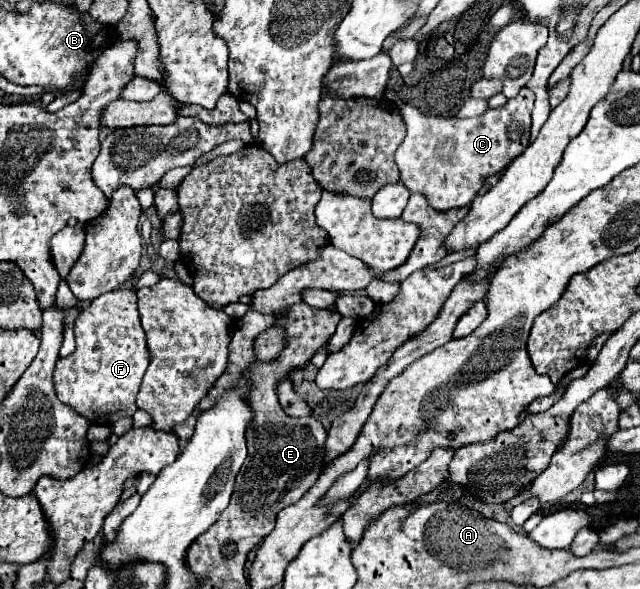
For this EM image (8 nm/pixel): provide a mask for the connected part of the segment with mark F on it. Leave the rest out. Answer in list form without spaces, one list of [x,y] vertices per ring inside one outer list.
[[[113,290],[91,300],[75,322],[75,342],[75,352],[59,358],[55,364],[53,384],[57,398],[91,424],[111,426],[117,418],[133,416],[141,378],[149,366],[135,292]]]

